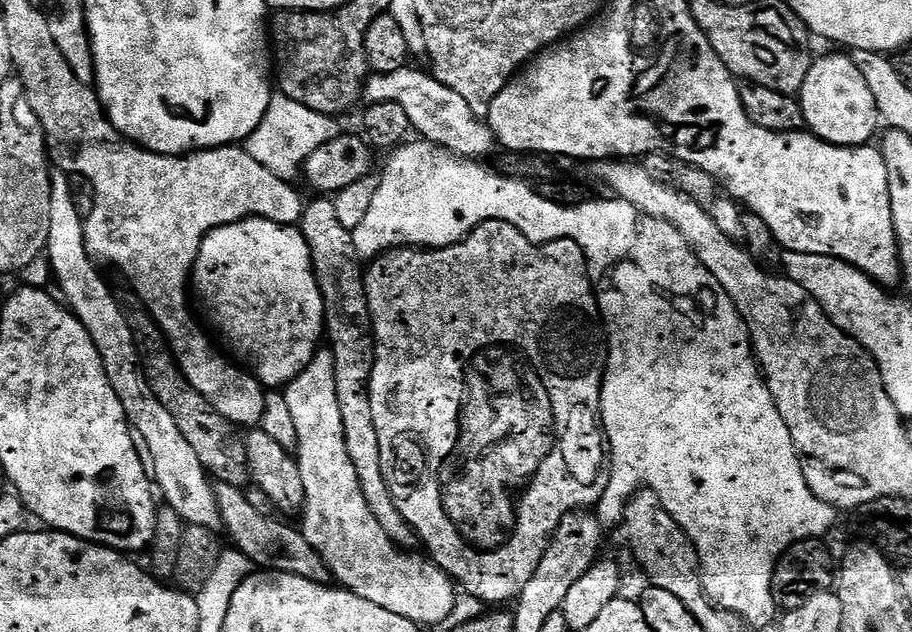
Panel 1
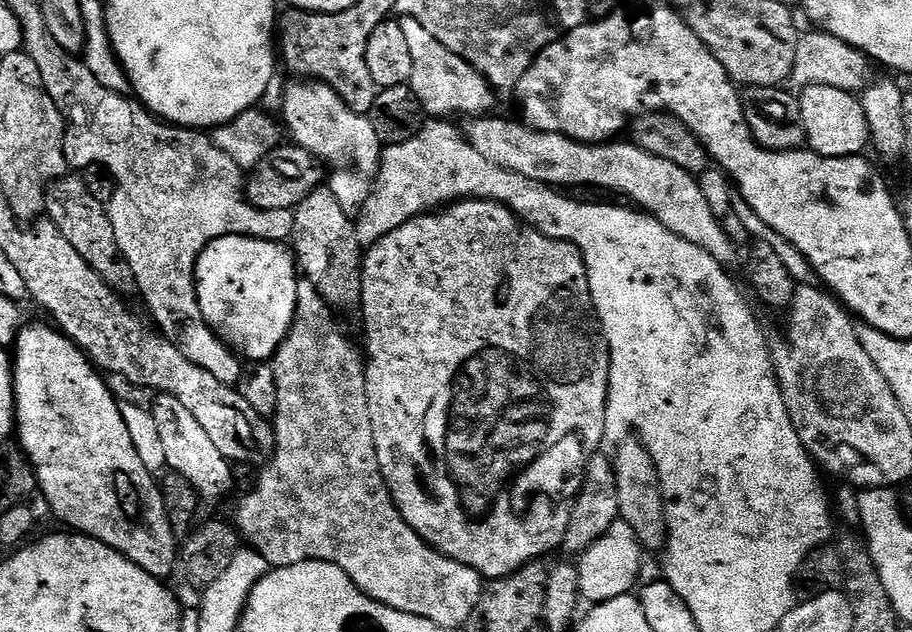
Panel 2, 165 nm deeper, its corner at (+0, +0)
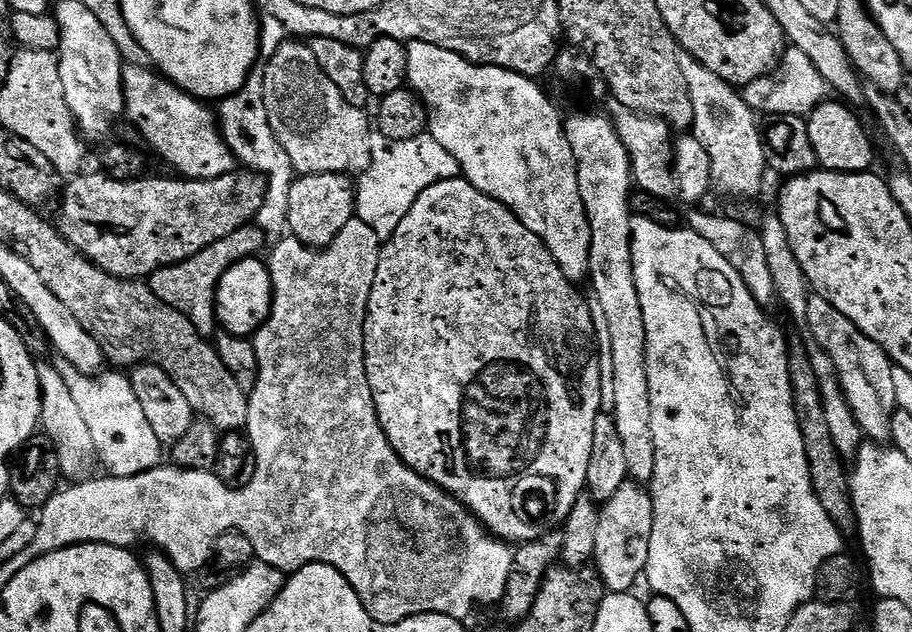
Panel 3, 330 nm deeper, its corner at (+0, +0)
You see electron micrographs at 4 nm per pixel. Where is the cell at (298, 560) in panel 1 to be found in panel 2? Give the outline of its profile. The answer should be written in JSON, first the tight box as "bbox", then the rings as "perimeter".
{"bbox":[150,394,234,501],"perimeter":[[[160,394],[155,399],[150,404],[150,411],[158,428],[167,467],[175,475],[186,478],[186,482],[190,482],[201,501],[222,499],[231,490],[232,484],[234,485],[233,465],[222,458],[222,453],[215,448],[214,442],[210,442],[206,430],[198,426],[194,414],[190,414],[190,410],[186,410],[186,406],[182,406],[176,396]]]}

